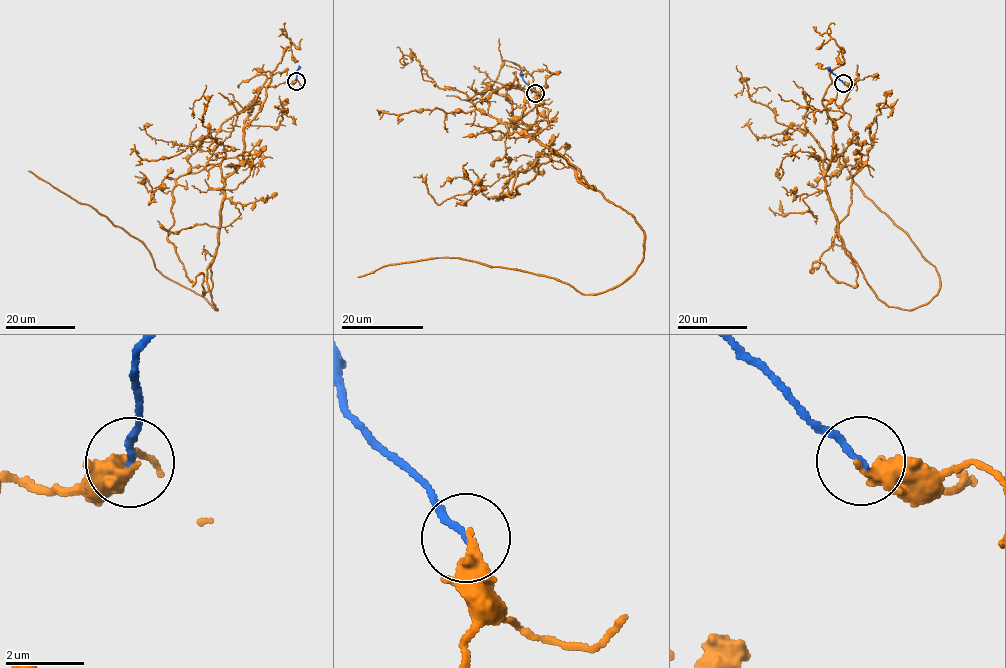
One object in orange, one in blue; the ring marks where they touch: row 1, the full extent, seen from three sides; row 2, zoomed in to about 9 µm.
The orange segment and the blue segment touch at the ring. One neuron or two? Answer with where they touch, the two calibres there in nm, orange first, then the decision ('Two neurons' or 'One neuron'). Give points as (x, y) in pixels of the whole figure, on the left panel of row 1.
Place: (296, 81). Thickness 260 nm (orange) against 170 nm. Two neurons

